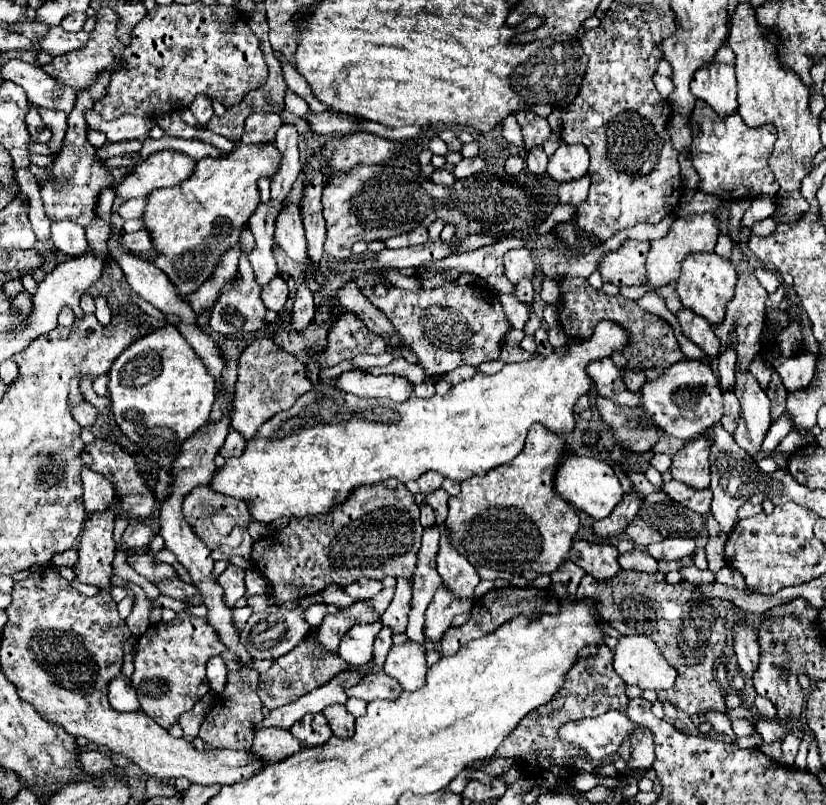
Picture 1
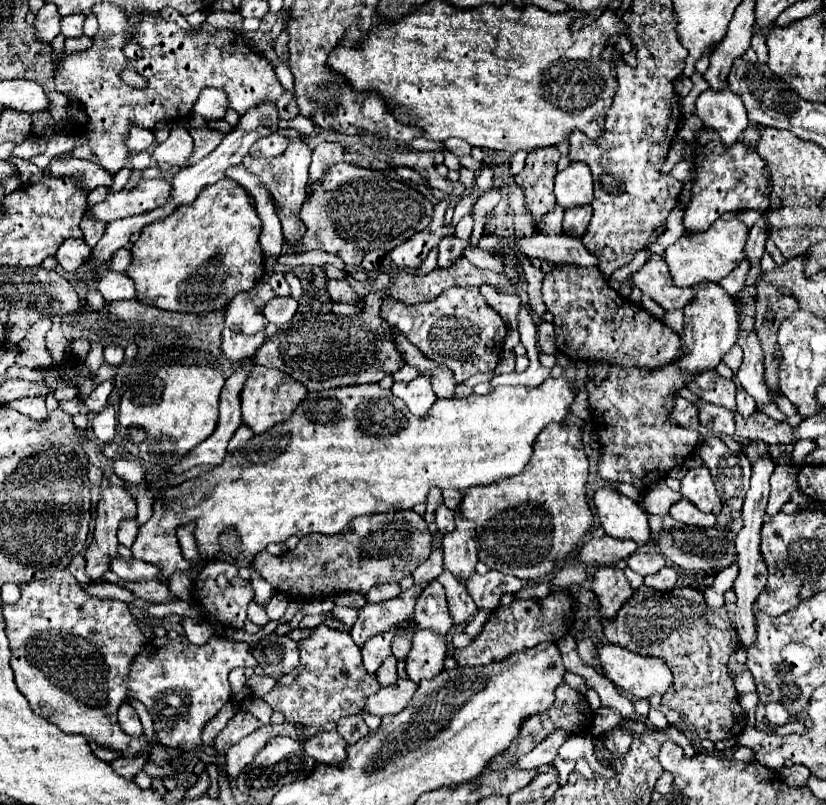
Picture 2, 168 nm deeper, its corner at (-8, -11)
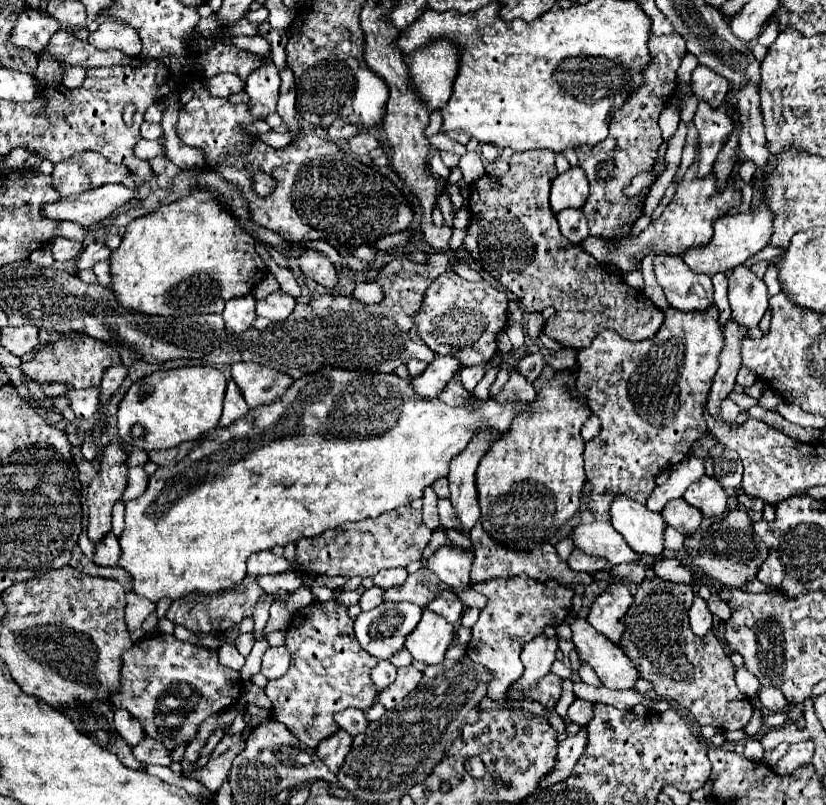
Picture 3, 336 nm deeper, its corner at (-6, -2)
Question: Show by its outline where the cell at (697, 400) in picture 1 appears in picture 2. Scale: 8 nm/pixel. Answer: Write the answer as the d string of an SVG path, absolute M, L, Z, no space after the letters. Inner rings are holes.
M700 398L694 402L694 406L698 408L698 420L706 430L716 432L716 434L724 434L724 436L734 434L734 414L728 408L710 404Z

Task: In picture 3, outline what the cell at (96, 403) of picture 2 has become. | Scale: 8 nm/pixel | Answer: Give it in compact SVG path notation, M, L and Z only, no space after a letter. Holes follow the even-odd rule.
M98 387L90 389L70 389L66 395L70 399L70 409L78 419L90 419L98 405Z

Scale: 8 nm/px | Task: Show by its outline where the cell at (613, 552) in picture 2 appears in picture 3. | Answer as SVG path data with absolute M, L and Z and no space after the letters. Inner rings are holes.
M578 549L572 551L570 559L568 559L568 565L572 571L576 573L588 573L588 575L594 575L598 571L602 571L606 567L606 559L600 559L600 557L592 557L592 555L586 555Z

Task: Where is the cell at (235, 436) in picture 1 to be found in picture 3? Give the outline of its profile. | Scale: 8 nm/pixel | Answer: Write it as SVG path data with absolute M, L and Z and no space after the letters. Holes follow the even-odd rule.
M230 381L228 387L226 387L226 397L224 397L224 411L222 411L222 417L220 417L220 425L226 427L230 425L232 421L244 417L248 413L248 405L240 393L240 387Z

